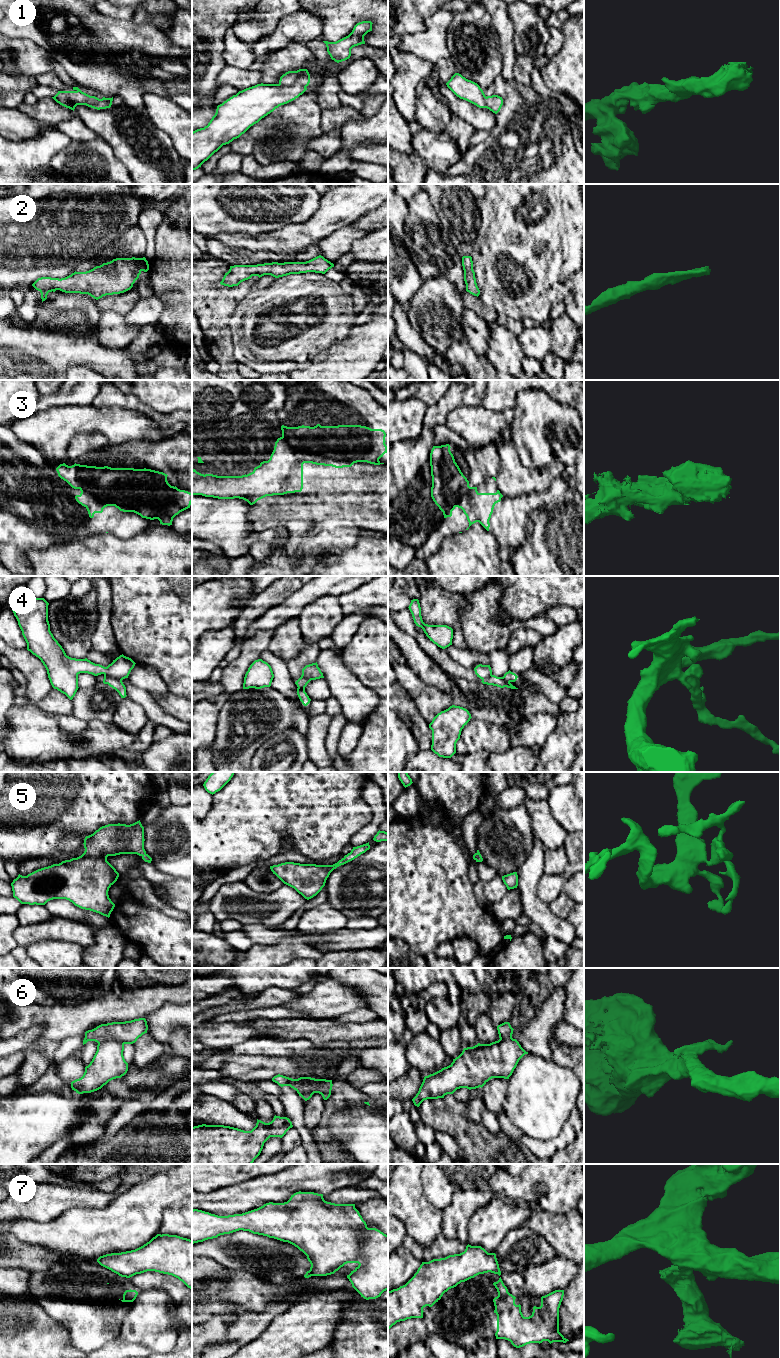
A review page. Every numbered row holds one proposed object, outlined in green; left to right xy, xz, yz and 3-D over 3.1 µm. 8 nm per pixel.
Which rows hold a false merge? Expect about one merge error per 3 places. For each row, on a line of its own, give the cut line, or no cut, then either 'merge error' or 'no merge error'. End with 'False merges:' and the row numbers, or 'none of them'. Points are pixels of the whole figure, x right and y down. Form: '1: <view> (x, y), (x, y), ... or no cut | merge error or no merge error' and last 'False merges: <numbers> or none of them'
1: no cut | no merge error
2: no cut | no merge error
3: xz (282, 436), (301, 450), (361, 461) | merge error
4: xy (104, 673), (121, 681) | merge error
5: no cut | no merge error
6: no cut | no merge error
7: yz (500, 1271), (494, 1273) | merge error
False merges: 3, 4, 7

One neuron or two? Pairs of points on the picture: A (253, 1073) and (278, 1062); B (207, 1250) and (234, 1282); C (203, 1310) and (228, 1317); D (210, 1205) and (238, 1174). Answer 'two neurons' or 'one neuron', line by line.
A: one neuron
B: two neurons
C: one neuron
D: two neurons

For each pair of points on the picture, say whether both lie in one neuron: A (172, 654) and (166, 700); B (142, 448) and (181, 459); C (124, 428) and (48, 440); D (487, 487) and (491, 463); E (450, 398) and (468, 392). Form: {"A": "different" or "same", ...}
{"A": "different", "B": "same", "C": "same", "D": "different", "E": "same"}

